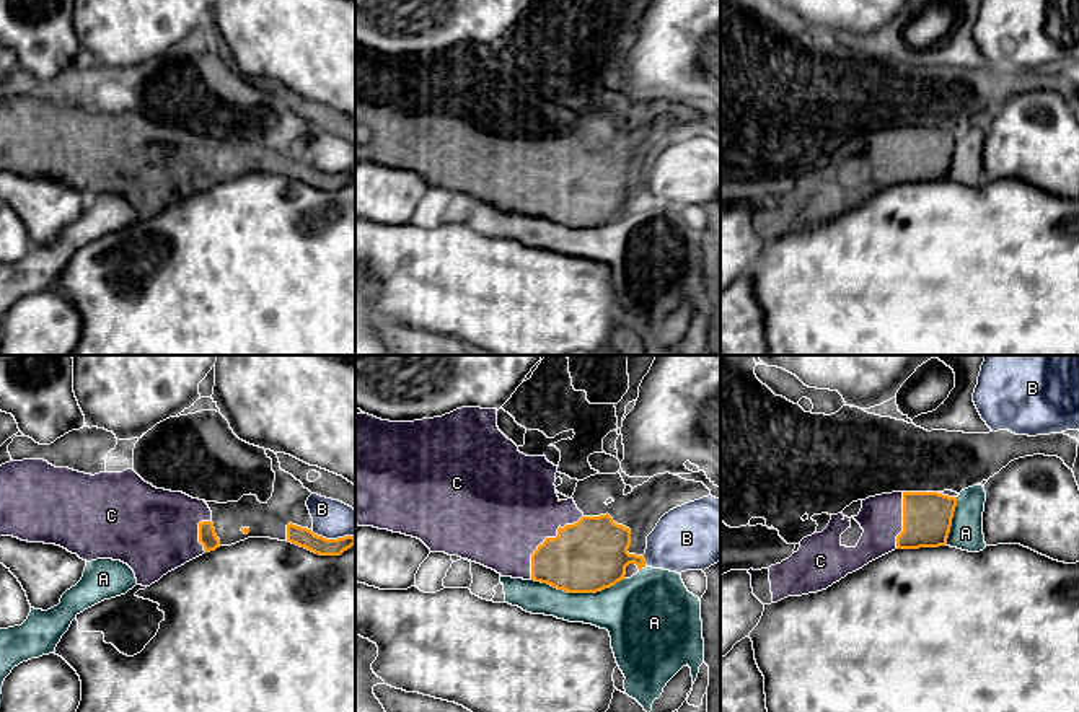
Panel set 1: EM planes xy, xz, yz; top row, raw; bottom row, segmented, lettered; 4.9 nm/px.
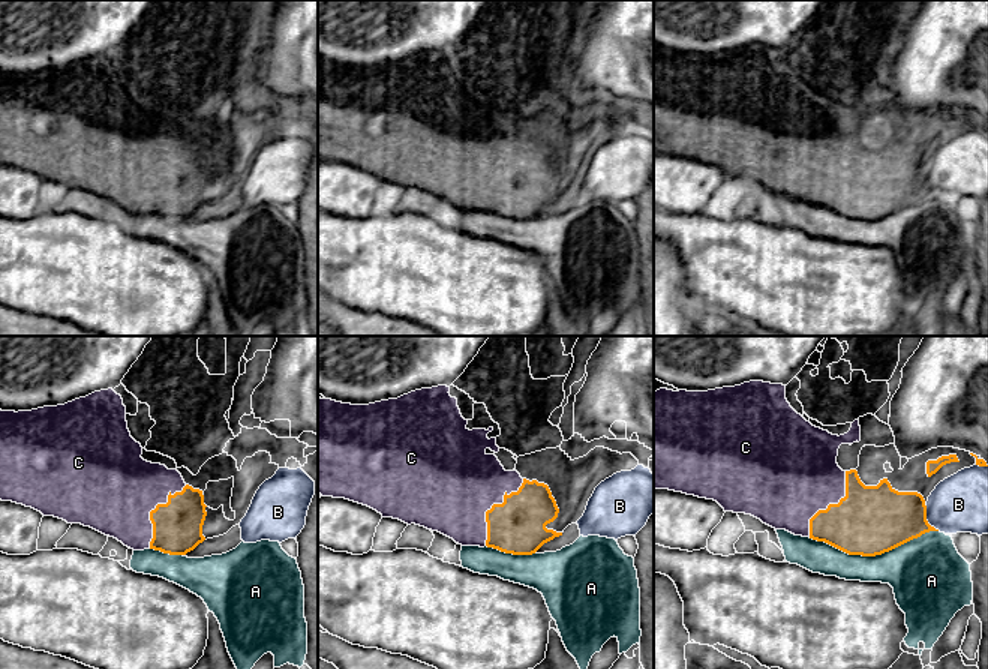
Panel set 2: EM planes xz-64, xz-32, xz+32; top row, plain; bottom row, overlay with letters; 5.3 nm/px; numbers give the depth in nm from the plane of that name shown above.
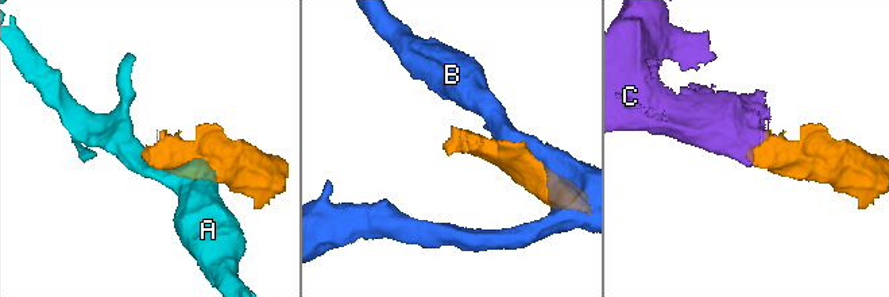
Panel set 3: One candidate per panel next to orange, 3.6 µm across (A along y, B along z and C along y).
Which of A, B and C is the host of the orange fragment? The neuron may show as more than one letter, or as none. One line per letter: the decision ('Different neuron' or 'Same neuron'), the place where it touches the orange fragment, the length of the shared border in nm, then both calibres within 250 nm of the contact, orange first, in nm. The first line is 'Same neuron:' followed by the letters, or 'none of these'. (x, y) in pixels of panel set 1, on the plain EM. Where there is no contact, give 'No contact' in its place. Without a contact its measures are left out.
Same neuron: C
A: Different neuron. Touches orange at xz (577, 227). Shared border 460 nm. Thickness 360 nm (orange) against 280 nm
B: Different neuron. Touches orange at xy (333, 175). Shared border 220 nm. Thickness 100 nm (orange) against 190 nm
C: Same neuron. Touches orange at xz (545, 175). Shared border 420 nm. Thickness 360 nm (orange) against 500 nm

